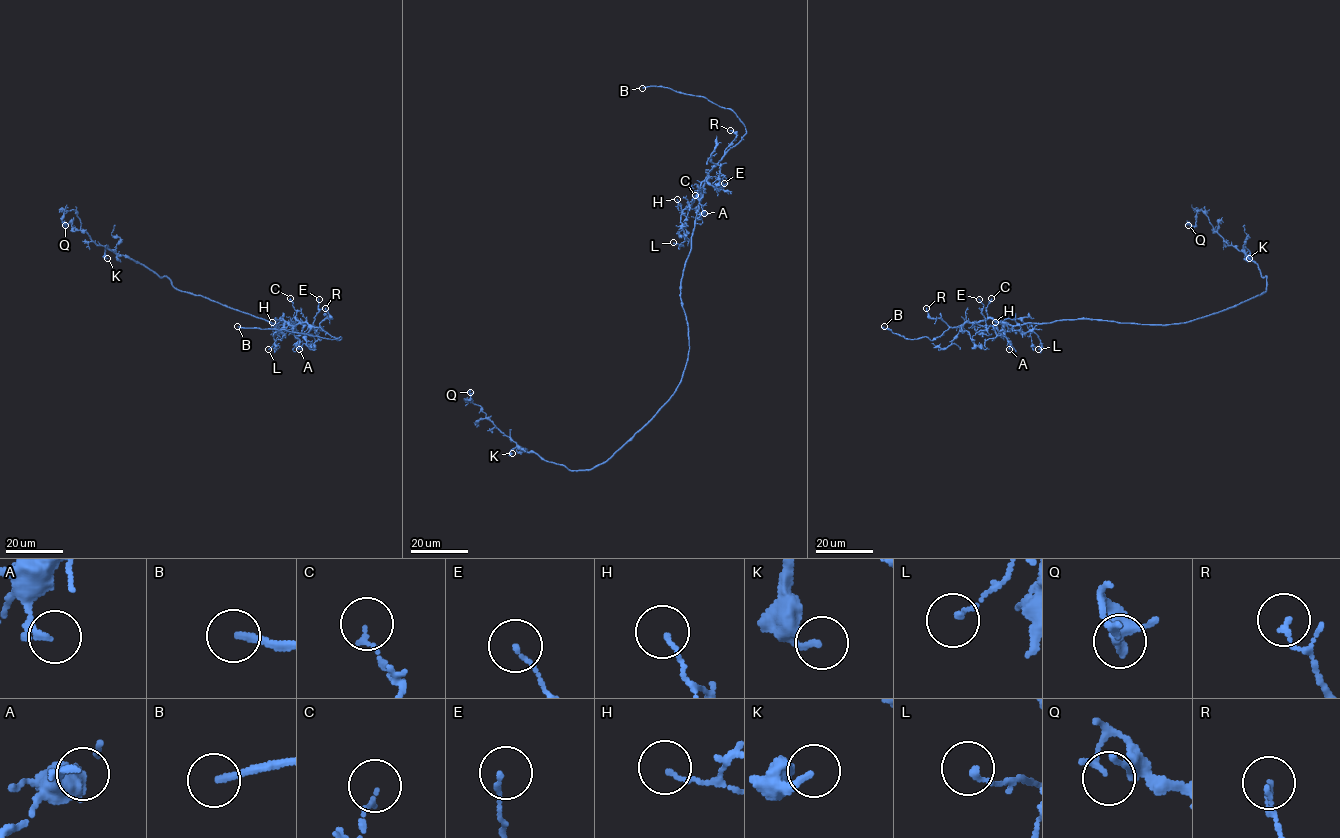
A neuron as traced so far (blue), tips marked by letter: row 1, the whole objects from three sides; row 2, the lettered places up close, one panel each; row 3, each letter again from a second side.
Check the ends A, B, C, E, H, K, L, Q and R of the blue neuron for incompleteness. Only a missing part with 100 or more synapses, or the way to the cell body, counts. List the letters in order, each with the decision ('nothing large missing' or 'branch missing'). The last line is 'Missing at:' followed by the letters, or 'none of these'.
A: nothing large missing
B: branch missing
C: nothing large missing
E: nothing large missing
H: nothing large missing
K: nothing large missing
L: nothing large missing
Q: nothing large missing
R: nothing large missing
Missing at: B

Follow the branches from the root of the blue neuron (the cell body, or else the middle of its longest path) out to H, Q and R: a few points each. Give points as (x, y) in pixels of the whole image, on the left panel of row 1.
H: (284, 324), (276, 319), (289, 325), (296, 318), (299, 321), (283, 331), (279, 331), (272, 322)
Q: (284, 324), (177, 290), (167, 277), (97, 244), (80, 229), (74, 209), (64, 212), (65, 225)
R: (284, 324), (276, 319), (291, 325), (296, 318), (319, 327), (324, 319), (331, 318), (325, 308)

